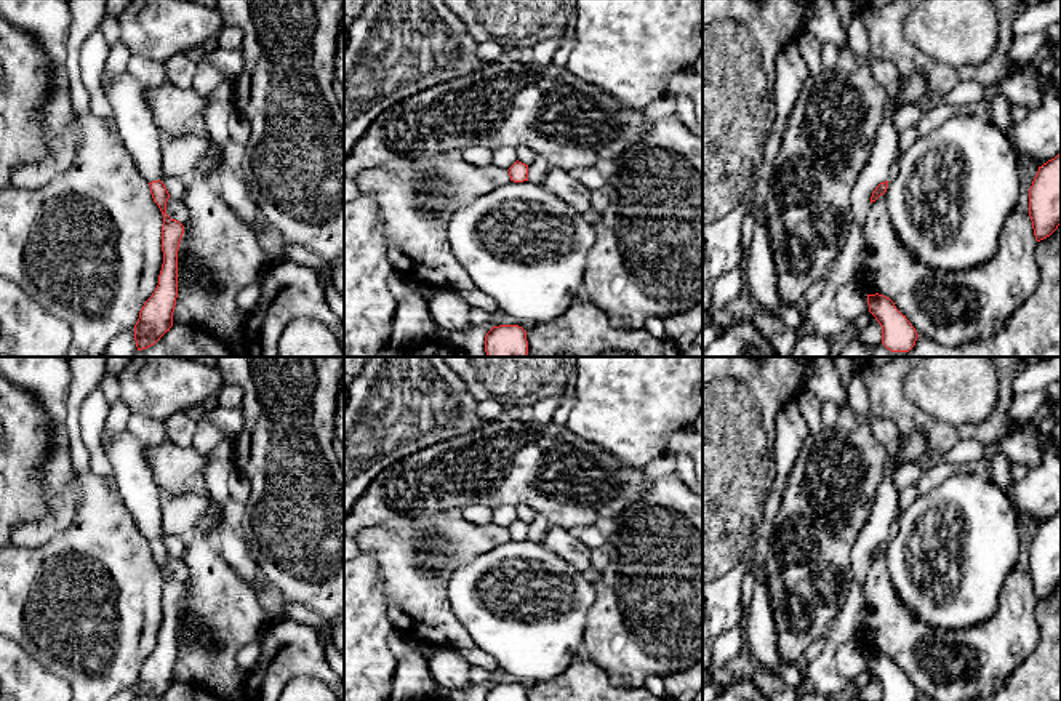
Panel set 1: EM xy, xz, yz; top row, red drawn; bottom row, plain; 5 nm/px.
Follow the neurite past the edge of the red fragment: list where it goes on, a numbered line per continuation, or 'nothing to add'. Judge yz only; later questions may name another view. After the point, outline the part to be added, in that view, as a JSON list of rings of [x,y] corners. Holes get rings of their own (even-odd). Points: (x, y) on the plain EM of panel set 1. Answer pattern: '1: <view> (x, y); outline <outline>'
nothing to add

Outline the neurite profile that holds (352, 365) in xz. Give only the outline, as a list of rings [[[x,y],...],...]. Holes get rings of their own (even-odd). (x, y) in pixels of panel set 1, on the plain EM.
[[[344,357],[344,402],[347,399],[352,379],[360,375],[365,362],[366,357]]]

